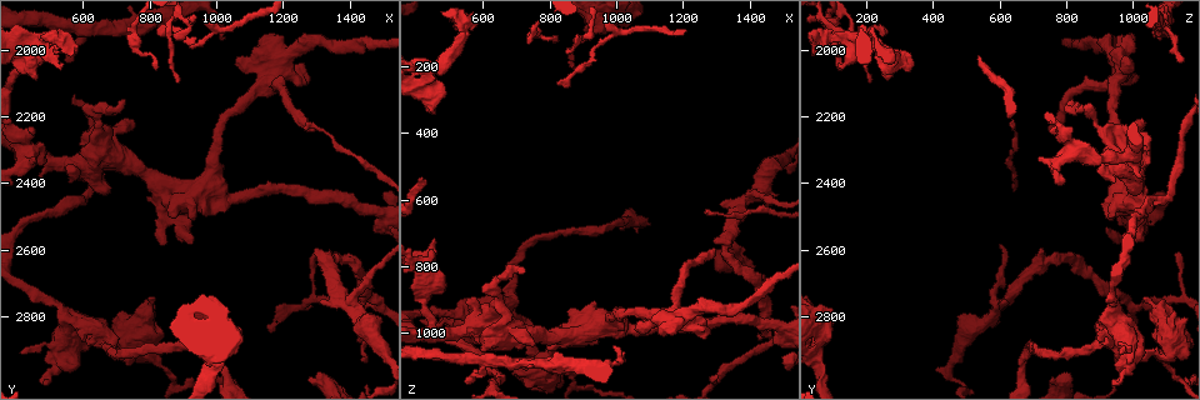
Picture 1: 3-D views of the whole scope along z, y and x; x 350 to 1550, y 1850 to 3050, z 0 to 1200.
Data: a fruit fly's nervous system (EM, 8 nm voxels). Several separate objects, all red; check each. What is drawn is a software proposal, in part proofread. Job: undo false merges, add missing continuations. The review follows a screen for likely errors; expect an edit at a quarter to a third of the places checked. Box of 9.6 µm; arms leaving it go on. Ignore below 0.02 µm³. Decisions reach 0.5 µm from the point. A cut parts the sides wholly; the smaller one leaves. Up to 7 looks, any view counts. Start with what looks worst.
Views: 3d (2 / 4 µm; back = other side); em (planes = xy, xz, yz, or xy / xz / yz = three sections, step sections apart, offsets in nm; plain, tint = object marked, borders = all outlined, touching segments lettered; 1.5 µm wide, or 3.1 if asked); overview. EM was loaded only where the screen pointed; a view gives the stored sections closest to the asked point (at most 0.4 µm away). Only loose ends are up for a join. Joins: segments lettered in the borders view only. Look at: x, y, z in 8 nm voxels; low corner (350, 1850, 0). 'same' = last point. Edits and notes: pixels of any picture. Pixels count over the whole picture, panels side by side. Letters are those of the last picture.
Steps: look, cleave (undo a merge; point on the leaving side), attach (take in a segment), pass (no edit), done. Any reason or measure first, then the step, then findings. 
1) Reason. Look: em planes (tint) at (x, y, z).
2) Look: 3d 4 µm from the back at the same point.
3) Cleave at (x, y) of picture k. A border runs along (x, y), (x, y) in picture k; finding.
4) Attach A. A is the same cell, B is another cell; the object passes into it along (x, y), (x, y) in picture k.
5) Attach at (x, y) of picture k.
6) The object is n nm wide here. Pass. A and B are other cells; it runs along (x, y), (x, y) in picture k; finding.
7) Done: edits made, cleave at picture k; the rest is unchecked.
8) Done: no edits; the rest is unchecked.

Sharp bend. Look: em planes (borders) at (760, 2910, 1070).

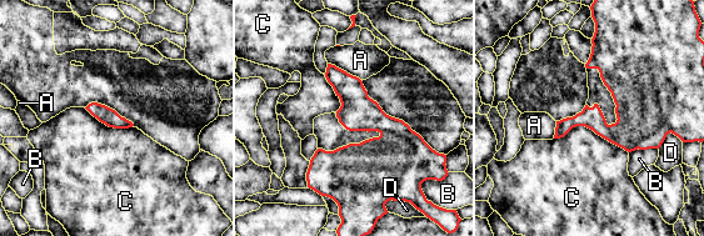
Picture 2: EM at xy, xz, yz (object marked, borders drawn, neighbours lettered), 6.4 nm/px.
Pass. A, B, C and D are other cells; a border runs along (554, 137), (587, 126), (628, 152) in picture 2; one cell here.

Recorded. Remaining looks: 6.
Sharp bend. Look: em xy step 4 (tint) at (450, 2320, 1000).

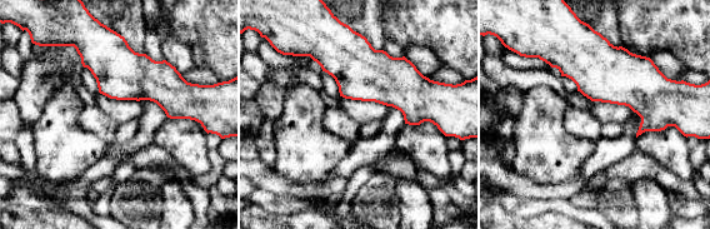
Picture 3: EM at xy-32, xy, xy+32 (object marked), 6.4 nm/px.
Cut it another way. Look: em planes (borders) at the same point.

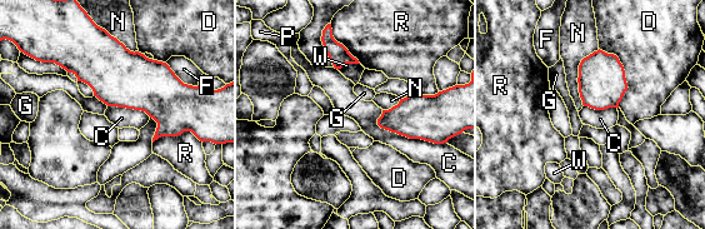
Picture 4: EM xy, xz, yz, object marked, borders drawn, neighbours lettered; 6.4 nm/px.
Pass. C, D, F, G, N, P, R and W are other cells; it runs along (46, 58), (190, 93) in picture 4; all the same cell.

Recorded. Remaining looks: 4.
Branch stops here. Look: 3d 2 µm at (1300, 2240, 750).

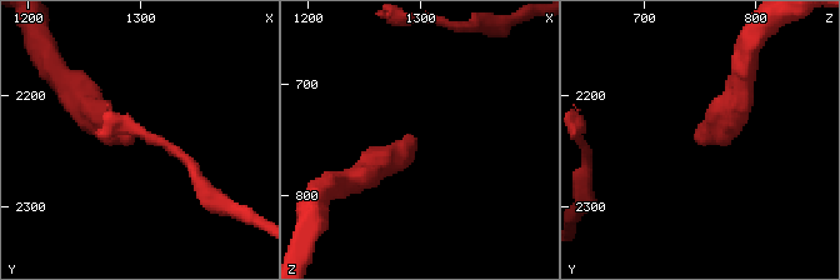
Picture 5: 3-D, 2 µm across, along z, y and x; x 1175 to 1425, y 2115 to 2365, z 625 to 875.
Look: em planes (plain) at (1294, 2242, 752).

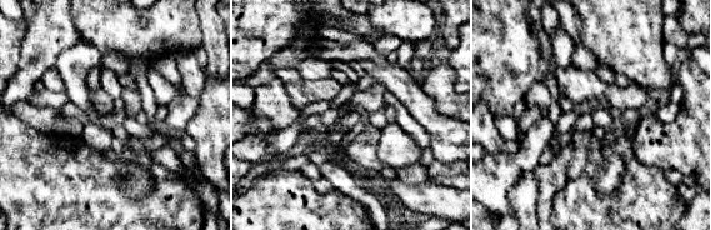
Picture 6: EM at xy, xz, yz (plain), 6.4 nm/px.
Look: em planes (borders) at the same point.

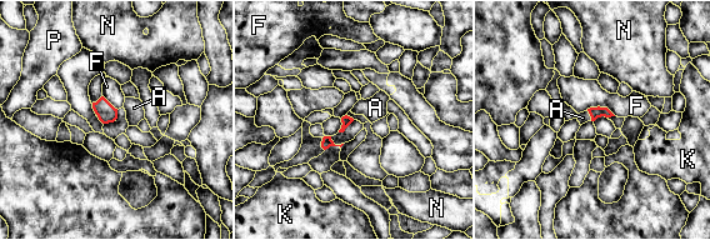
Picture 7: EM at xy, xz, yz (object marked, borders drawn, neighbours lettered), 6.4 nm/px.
The longest contact is with F, 200 nm. Attach at (583, 118) of picture 7. A is the same cell, F, K, N and P are other cells; it goes on there.

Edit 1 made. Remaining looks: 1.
Done: edits made, attach at picture 7; the rest is unchecked.

